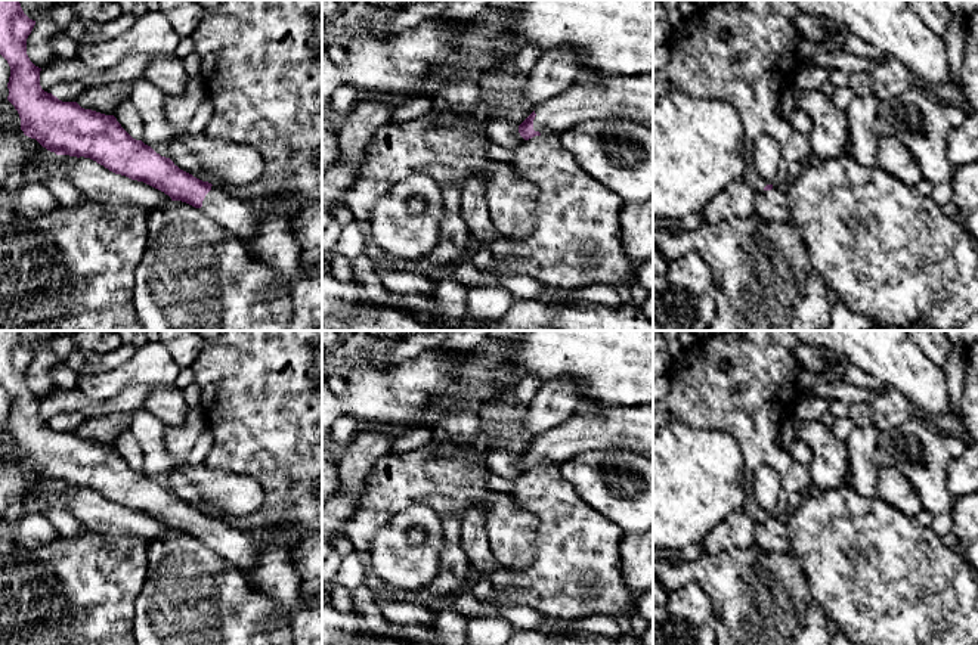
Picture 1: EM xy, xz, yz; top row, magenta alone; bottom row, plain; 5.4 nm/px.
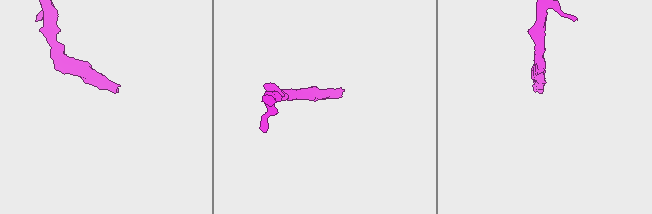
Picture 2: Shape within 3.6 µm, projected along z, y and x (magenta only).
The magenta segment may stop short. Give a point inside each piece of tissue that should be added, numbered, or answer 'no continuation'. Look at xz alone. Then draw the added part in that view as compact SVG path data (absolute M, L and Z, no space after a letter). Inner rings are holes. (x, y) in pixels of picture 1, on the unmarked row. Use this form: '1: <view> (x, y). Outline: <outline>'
1: xz (591, 427). Outline: M588 400L575 403L575 412L563 424L535 437L533 461L557 465L588 450L628 449L653 461L653 406L601 407Z

